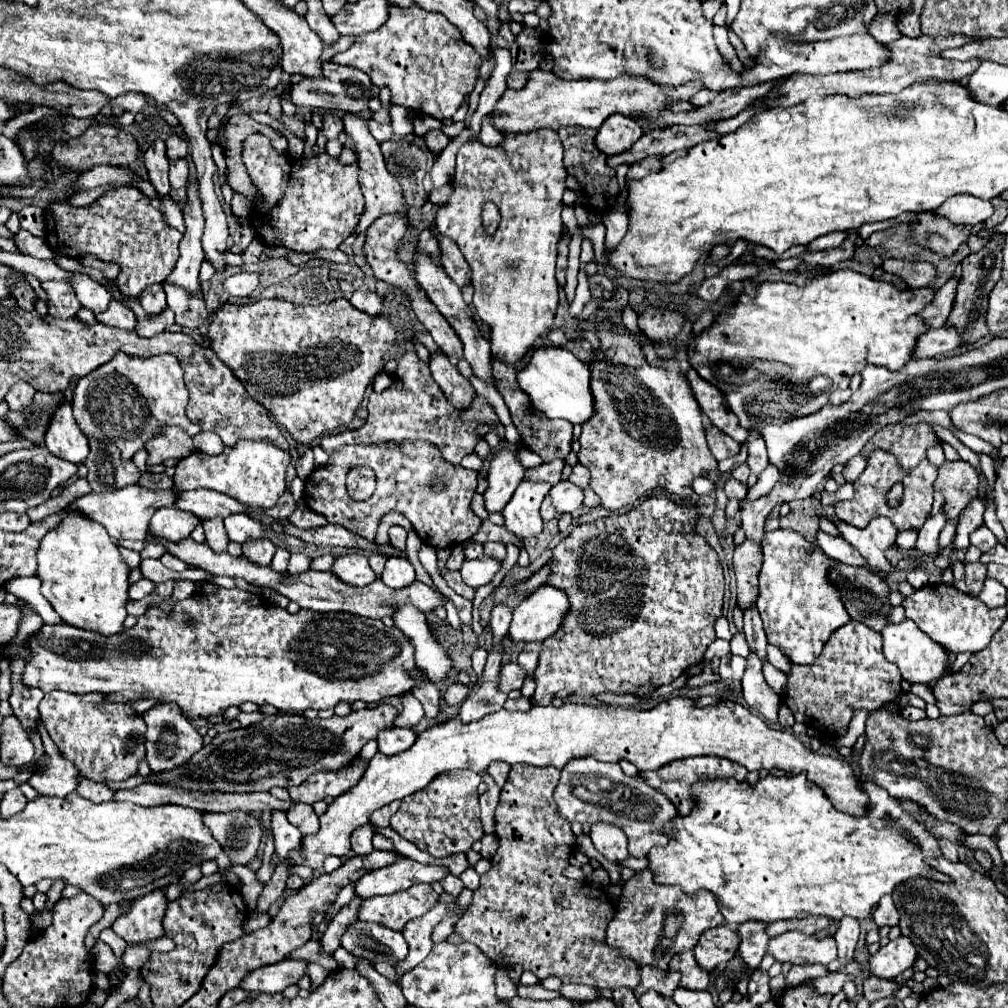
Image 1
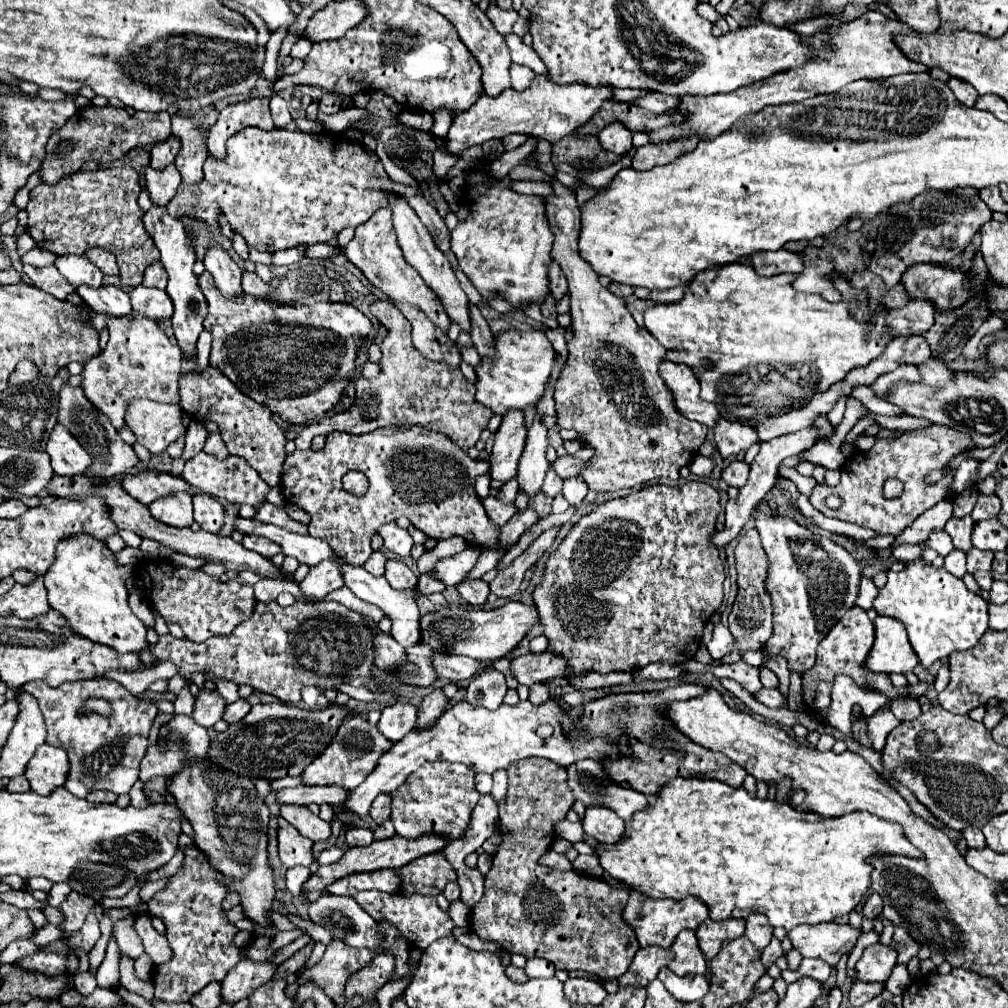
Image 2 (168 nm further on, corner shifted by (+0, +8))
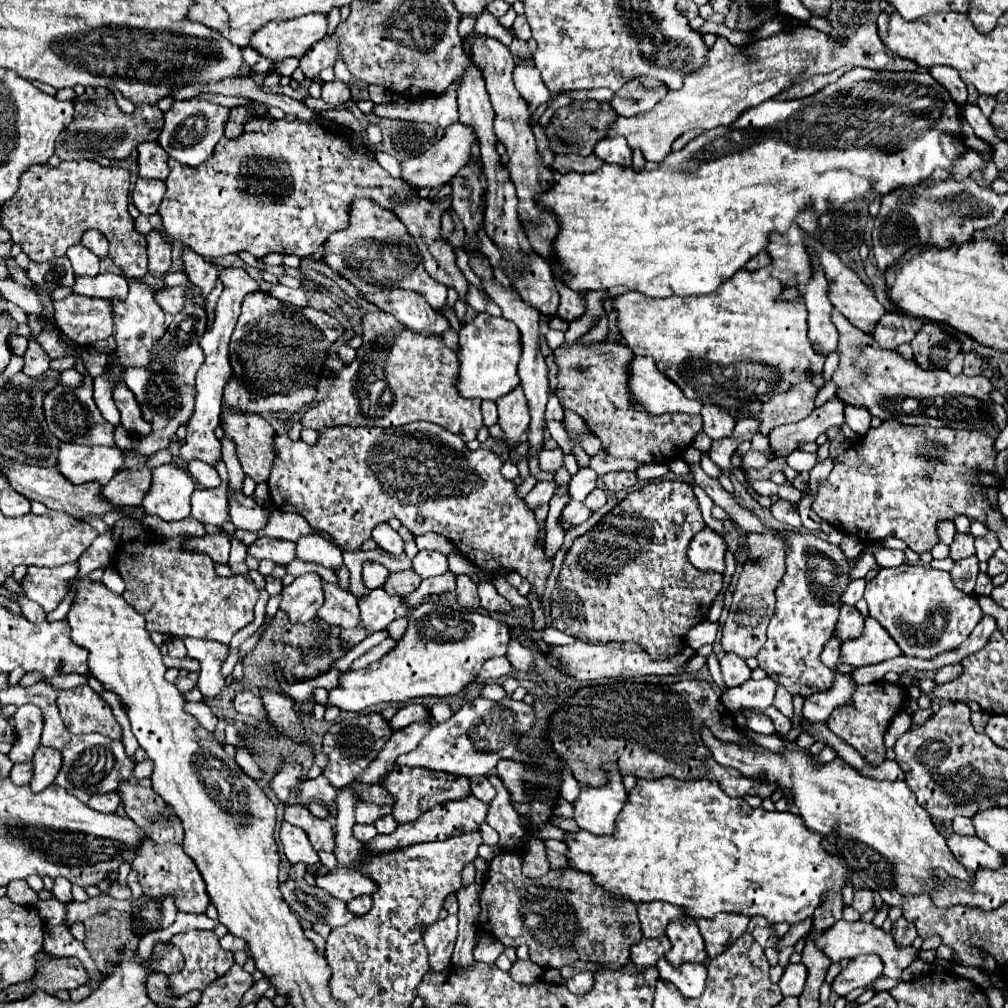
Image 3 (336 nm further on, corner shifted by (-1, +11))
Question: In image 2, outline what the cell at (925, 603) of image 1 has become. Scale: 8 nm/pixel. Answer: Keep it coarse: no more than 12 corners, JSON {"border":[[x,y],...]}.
{"border":[[921,559],[873,609],[905,625],[923,669],[975,647],[987,601]]}

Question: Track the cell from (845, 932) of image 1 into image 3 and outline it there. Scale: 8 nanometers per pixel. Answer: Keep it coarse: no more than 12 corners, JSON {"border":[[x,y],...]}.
{"border":[[788,964],[780,978],[784,996],[800,994],[808,978],[804,964]]}

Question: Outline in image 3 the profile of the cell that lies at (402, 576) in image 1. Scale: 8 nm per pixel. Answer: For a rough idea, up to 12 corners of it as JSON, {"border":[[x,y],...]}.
{"border":[[414,570],[392,572],[384,584],[388,594],[410,594],[422,578]]}

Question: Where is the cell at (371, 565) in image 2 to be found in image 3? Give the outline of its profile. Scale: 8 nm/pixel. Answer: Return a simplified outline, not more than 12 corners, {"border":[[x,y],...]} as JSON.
{"border":[[364,562],[366,588],[384,586],[388,568],[380,562]]}

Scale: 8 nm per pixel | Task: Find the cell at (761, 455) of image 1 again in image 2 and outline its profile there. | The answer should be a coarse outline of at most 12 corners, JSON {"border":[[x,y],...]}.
{"border":[[717,421],[713,439],[721,457],[759,441],[753,427]]}

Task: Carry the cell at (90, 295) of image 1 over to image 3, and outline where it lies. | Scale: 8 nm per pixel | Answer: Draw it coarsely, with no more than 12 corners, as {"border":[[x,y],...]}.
{"border":[[82,244],[70,248],[70,258],[76,276],[96,276],[98,256]]}

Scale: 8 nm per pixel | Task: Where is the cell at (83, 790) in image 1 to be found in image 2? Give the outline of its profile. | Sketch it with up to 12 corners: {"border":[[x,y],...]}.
{"border":[[107,791],[87,795],[91,803],[115,803],[117,795]]}

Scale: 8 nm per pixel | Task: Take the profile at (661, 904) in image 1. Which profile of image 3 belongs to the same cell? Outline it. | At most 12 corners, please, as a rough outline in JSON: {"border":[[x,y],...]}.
{"border":[[668,902],[638,904],[646,938],[666,934],[670,920],[688,918]]}

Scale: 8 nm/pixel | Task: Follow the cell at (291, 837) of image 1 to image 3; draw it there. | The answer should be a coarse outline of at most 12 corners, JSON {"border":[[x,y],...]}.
{"border":[[282,822],[280,842],[290,864],[320,862],[302,828]]}

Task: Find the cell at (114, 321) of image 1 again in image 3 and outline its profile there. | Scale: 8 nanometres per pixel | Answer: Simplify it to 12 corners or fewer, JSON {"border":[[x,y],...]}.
{"border":[[118,274],[76,276],[74,294],[124,298],[128,280]]}

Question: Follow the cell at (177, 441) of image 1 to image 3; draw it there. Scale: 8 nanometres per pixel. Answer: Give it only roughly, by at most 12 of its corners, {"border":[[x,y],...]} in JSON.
{"border":[[118,382],[114,402],[122,426],[148,436],[152,426],[140,416],[132,390]]}

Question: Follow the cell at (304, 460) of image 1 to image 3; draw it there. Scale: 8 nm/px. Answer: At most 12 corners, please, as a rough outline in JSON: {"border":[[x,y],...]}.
{"border":[[392,314],[364,316],[358,358],[302,428],[436,422],[476,440],[482,400],[458,356]]}

